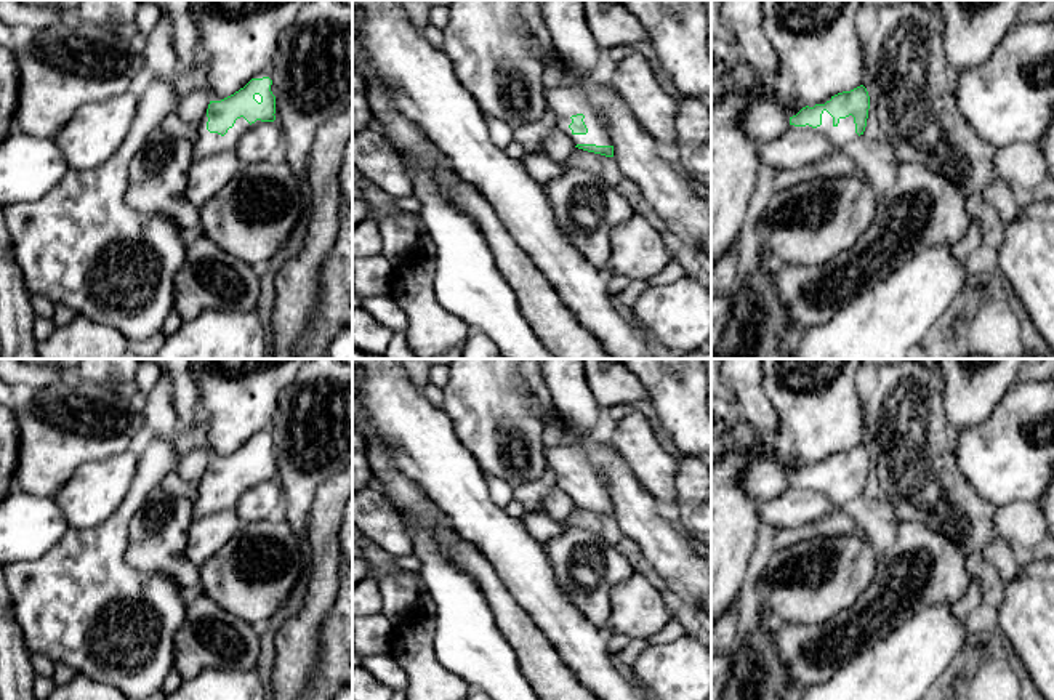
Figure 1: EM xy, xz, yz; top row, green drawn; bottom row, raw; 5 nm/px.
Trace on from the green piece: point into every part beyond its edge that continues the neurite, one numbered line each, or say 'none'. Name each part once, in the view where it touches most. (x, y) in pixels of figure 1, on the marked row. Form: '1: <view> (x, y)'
1: yz (838, 136)

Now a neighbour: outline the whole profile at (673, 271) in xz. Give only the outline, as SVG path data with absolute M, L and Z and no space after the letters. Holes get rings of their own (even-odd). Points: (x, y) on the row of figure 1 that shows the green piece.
M671 259L658 274L652 276L647 282L649 287L660 287L673 284L682 277L686 277L682 266Z

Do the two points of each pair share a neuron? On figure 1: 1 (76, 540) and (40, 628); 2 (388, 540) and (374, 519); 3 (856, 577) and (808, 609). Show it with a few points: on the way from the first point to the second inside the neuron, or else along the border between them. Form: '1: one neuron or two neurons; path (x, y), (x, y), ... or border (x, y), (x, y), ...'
1: one neuron; path (76, 563), (76, 593), (63, 606)
2: one neuron; path (388, 535), (378, 524)
3: one neuron; path (844, 577), (840, 577), (819, 598)

